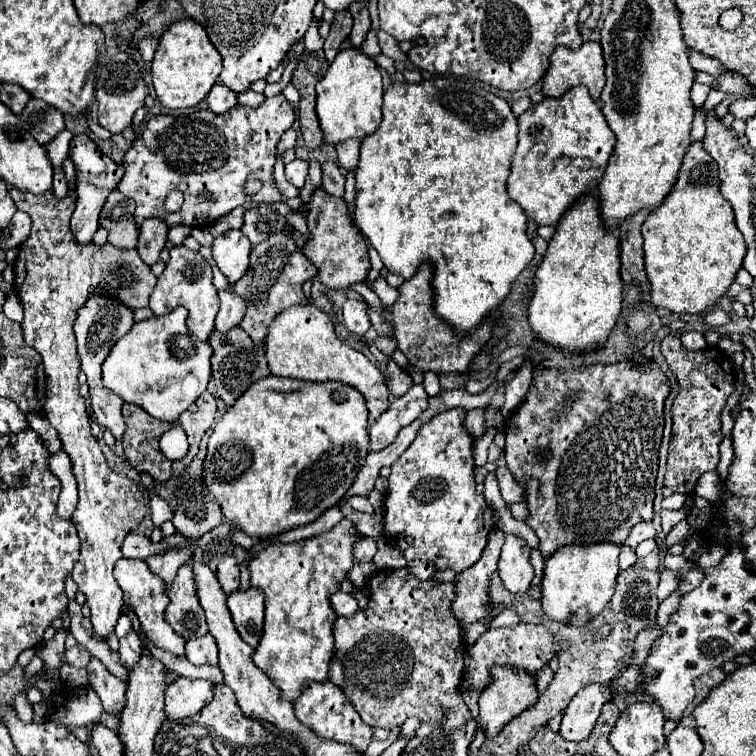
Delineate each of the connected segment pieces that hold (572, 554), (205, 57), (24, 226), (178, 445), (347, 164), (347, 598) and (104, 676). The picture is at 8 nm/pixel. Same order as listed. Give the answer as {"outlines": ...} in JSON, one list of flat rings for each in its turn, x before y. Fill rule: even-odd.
{"outlines":[[[597,542,589,546,567,544,547,558,545,576,541,582,541,604,551,620,583,626,597,616,611,594,615,592,615,578,619,574,619,546,611,542]],[[185,18,173,22,171,28,161,36,159,48,153,58,151,80,155,96,161,102,161,106,177,110,177,108,197,106,201,100,205,100,209,90,217,82,219,72,221,72,221,56,209,42,207,32,195,20]],[[17,210,15,216,13,216,13,220,11,220,11,224,9,224,11,238,7,240,7,248,19,246,19,242,23,242,23,238,27,238,29,230,31,230,31,218,25,212]],[[173,426,169,432,163,434,161,438,161,448,163,448,163,454,171,460,179,460,187,454,187,436,183,434,183,430,179,426]],[[349,138,349,140,339,142,339,144,335,146,335,148,337,148,337,156,339,156,339,164,341,164,347,172,355,170,355,166,357,166,357,160,359,160,359,144,361,144,361,140]],[[347,592,333,594,331,604,333,604,333,610,337,612,337,616,351,616,351,614,355,614,359,610,357,598,353,594,347,594]],[[91,658,87,672,89,672,89,686,101,698,105,712,107,714,119,714,125,708,127,684,123,680,115,678,97,658]]]}

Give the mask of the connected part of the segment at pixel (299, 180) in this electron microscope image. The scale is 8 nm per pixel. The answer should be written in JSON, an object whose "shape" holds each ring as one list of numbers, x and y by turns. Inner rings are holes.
{"shape":[[295,158,293,162,285,164,285,176,287,176,287,180,289,180,293,186,303,188,305,178,307,178,307,168,309,168,309,162,307,162,307,160]]}

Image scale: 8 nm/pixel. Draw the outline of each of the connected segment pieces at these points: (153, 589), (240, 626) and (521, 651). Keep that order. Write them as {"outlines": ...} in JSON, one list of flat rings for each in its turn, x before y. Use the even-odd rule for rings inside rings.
{"outlines":[[[121,558,115,564,115,580,119,584,119,588,123,590,123,602,129,610,133,610,141,622,141,628,145,630,147,638,161,650,167,652,175,652,175,654,185,654,185,640,179,638,179,634,175,634,171,630,171,626,165,622,165,608,169,602,167,596,167,586,165,582,155,576,145,560,129,560,129,558]],[[259,588,237,590,227,598,227,608,239,636,249,646,257,648,263,636,263,592]],[[517,624,517,626,505,626,505,628,493,628,487,630,475,646,467,650,465,656,465,674,469,680,469,690,485,690,489,684,489,668,491,666,519,666,527,670,529,674,537,674,549,660,555,656,553,648,553,634,543,624]]]}

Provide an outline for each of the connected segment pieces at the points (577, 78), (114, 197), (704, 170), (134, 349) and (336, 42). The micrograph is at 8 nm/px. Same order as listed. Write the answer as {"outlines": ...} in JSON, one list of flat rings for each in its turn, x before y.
{"outlines":[[[583,42,583,46,577,48,577,50,557,46,553,50,553,54,551,54,549,70,547,70,545,78,543,78,543,94,547,98,559,98,569,88,579,86,579,84,587,86,593,100,599,100,601,90,605,86,605,62,603,62,603,50,601,50,599,42]],[[119,190,109,194,99,216,99,224,109,230,111,244,123,248,137,246,139,226,133,220,133,212,135,212,135,202,131,202,131,198,123,196]],[[693,142,689,146,675,186,661,202,661,206,647,216,641,230,645,238,645,270,651,282,653,306,661,306,677,314,701,314,709,306,713,306,731,286,737,270,743,264,743,254,747,246,735,226,735,214,731,214,731,204,719,194,717,166,715,160,711,160,711,156,703,150,703,142]],[[175,308,165,316,133,324,133,328,115,342,103,362,103,384,125,402,137,404,153,418,175,422,207,388,211,378,211,346,195,340,187,326,187,310]],[[349,10,335,12,335,18,333,18,333,22,331,22,331,32,329,32,329,36,327,36,325,44,323,44,323,52,325,52,325,56,327,56,329,62,337,56,341,42,349,38,351,26,353,26,353,20,351,20]]]}

